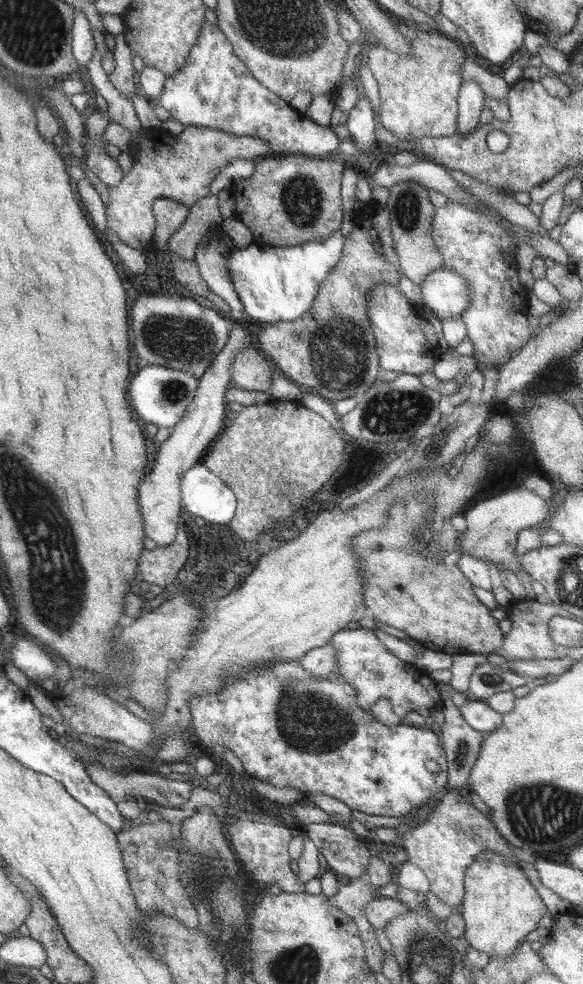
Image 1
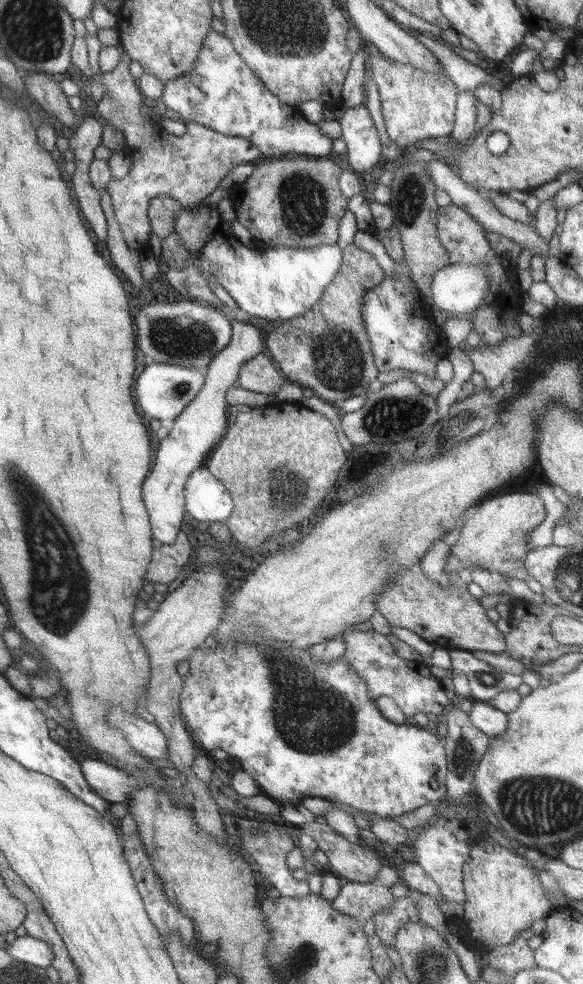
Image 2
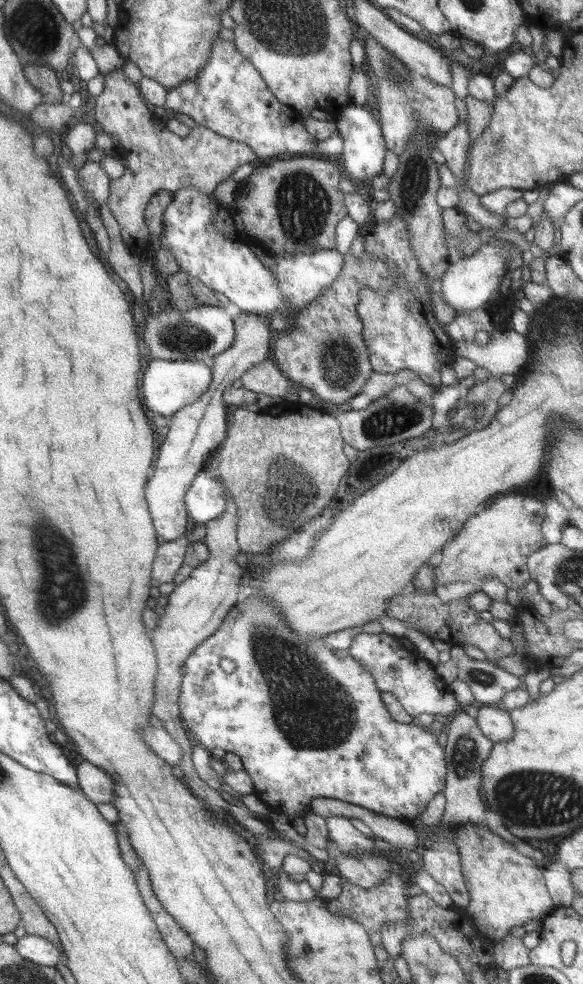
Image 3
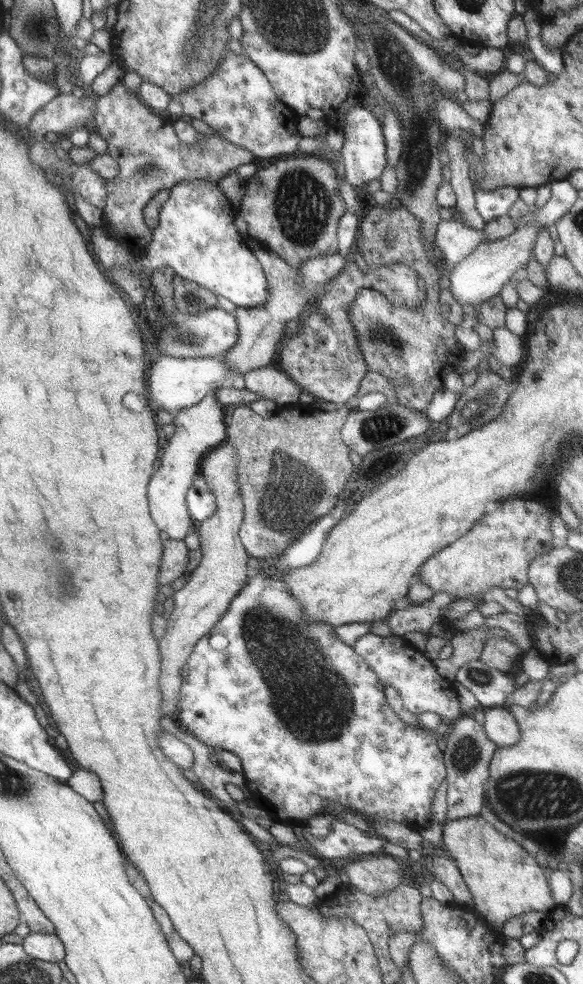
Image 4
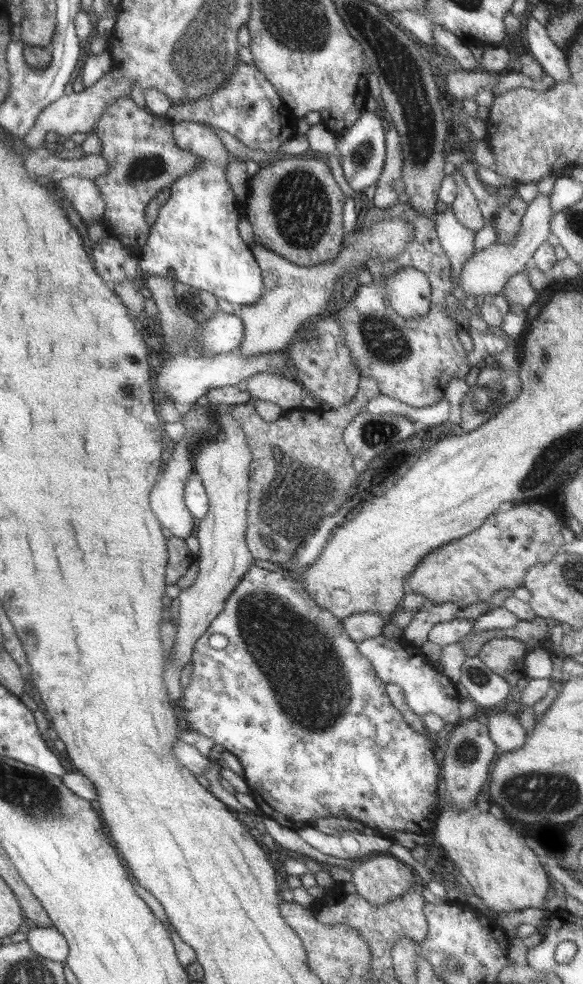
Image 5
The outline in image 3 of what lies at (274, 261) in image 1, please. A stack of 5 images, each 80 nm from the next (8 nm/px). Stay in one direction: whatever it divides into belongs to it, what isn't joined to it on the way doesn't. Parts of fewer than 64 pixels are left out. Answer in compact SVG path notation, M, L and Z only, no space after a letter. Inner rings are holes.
M188 187L173 194L164 218L161 248L165 248L177 262L179 270L197 278L215 293L226 296L237 312L260 316L282 314L286 310L298 313L302 308L324 295L341 274L344 255L337 251L320 250L310 254L276 256L276 267L270 271L256 257L249 245L242 242L239 230L232 222L232 214L212 196Z

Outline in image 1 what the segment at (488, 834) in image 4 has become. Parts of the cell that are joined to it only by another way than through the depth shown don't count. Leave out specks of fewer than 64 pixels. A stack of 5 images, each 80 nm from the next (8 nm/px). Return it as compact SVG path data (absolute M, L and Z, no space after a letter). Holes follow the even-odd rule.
M482 852L473 860L473 864L465 874L464 904L460 913L465 920L465 938L472 948L486 952L490 957L513 955L524 942L525 936L536 930L542 917L548 914L548 908L536 891L536 887L530 883L528 876L524 878L522 871L509 857L494 852Z

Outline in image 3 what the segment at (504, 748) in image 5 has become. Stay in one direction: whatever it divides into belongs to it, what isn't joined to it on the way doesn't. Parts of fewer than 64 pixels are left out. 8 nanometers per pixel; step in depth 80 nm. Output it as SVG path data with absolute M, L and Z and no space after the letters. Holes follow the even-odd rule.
M478 705L478 726L493 742L506 742L514 736L514 725L509 711L498 706Z

